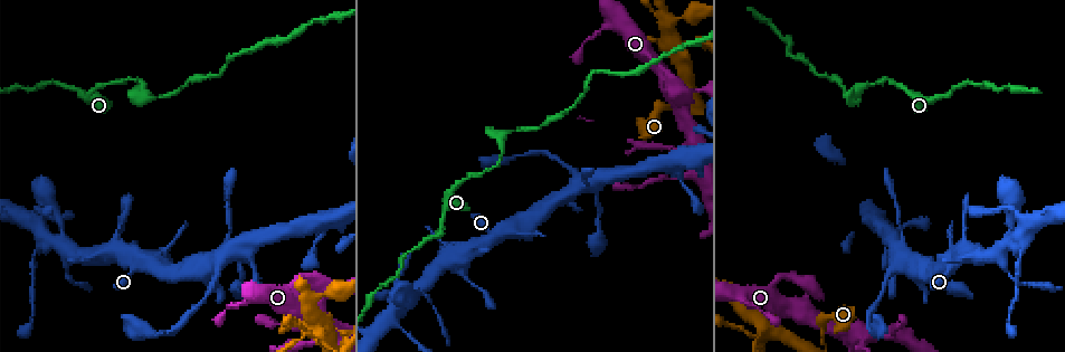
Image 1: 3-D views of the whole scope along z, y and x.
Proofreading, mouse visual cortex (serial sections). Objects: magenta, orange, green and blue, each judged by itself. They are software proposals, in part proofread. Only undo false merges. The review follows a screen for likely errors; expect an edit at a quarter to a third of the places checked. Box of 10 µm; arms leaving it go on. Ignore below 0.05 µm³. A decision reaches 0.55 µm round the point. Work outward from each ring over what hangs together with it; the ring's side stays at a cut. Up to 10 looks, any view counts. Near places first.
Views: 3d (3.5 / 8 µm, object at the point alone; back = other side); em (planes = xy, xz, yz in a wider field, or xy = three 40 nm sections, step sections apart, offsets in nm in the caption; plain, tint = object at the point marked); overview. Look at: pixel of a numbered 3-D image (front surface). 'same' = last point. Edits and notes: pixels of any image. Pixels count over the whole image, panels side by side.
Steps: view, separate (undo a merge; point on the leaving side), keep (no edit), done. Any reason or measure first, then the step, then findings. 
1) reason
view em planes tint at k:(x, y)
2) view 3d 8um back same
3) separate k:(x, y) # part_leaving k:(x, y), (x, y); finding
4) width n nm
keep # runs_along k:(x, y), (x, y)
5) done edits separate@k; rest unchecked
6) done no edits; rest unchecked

sharp bend
view 3d 8um at 1:(533, 129)

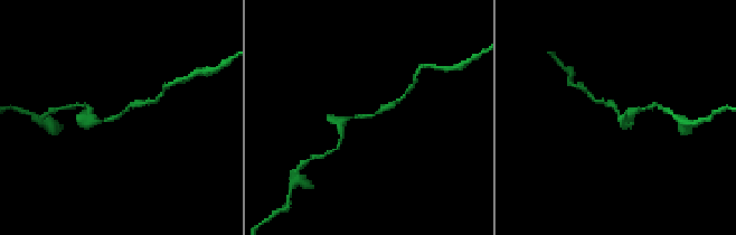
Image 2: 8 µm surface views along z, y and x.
need the tissue
view em xy step 1 tint same

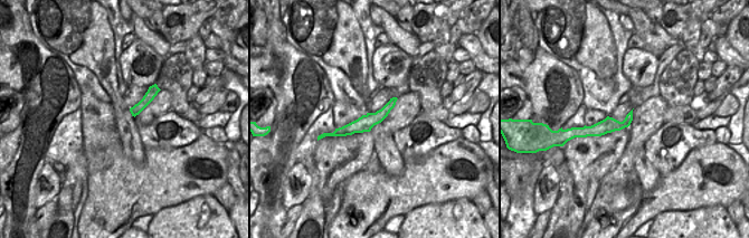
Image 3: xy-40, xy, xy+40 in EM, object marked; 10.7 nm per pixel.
keep # all the same cell

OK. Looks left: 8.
sharp bend
view 3d 3.5um at 1:(234, 55)

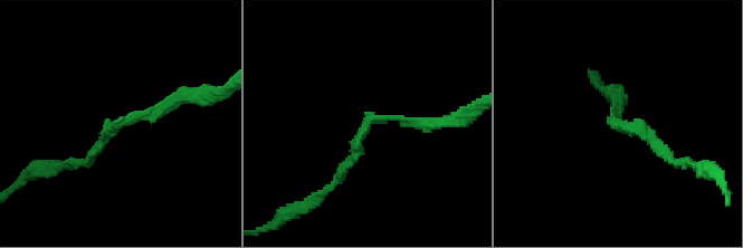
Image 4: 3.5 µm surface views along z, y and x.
need the tissue
view em xy step 5 tint at 4:(613, 124)

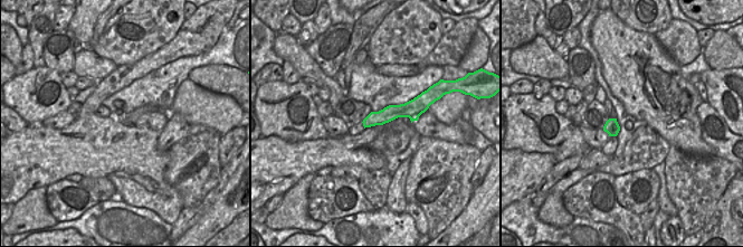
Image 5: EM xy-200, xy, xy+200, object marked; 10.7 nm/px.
width 160 nm
keep # runs_along 4:(91, 156), (115, 125), (187, 95); continuous, no second cell

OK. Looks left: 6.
small branch off a trunk
view 3d 3.5um at 1:(217, 267)

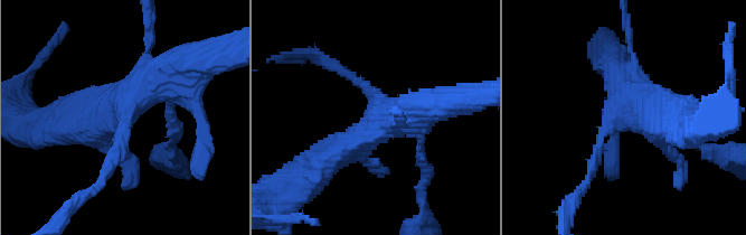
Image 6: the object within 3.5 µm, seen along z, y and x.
need the tissue
view em xy step 1 tint at 6:(619, 115)

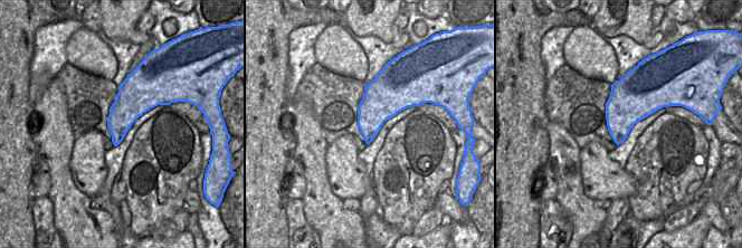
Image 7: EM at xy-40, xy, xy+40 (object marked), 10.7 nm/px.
view em planes tint same

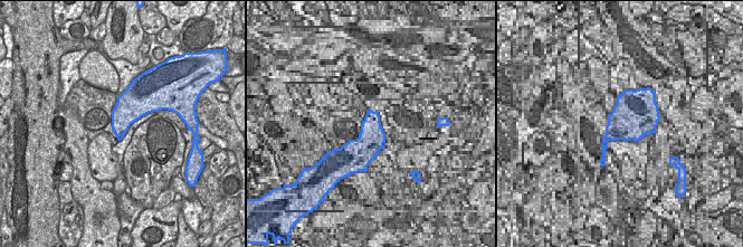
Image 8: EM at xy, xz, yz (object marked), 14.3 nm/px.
keep # one cell here

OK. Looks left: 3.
abrupt turn
view 3d 3.5um at 1:(812, 284)

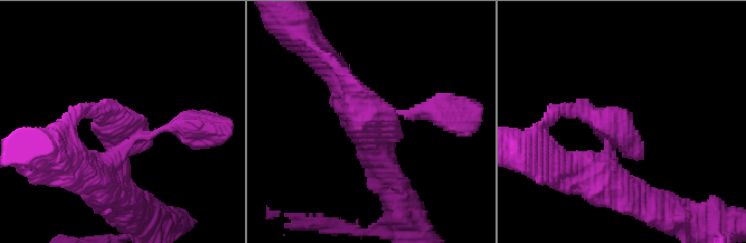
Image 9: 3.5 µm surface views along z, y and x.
shape alone is not enough
view em xy step 5 tint at 9:(369, 124)

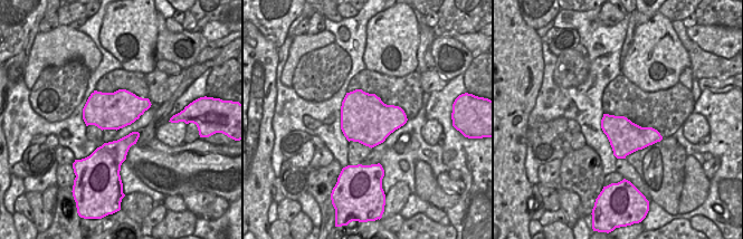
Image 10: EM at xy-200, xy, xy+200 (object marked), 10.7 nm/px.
keep # runs_along 9:(349, 94), (400, 134); all the same cell

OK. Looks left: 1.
done no edits; rest unchecked

